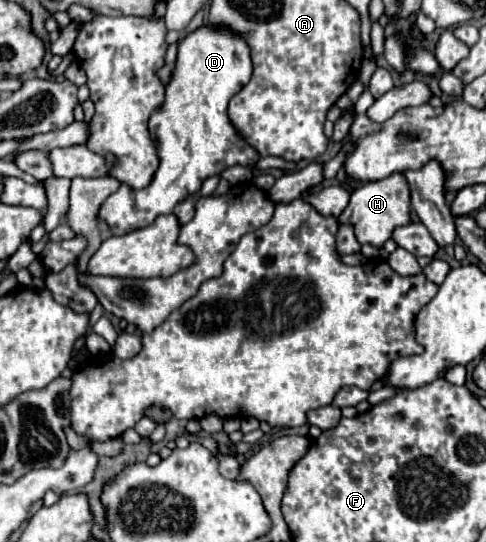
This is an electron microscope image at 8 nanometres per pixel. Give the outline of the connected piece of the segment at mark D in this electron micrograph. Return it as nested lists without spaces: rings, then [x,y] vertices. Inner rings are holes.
[[[210,25],[196,29],[192,35],[188,35],[180,43],[174,75],[172,75],[170,83],[166,85],[166,101],[164,101],[162,109],[152,113],[150,123],[148,123],[154,145],[158,149],[160,165],[158,165],[156,175],[152,177],[150,185],[146,185],[144,189],[138,191],[138,189],[128,187],[126,183],[122,183],[120,189],[104,201],[104,205],[100,207],[100,219],[104,219],[108,223],[112,235],[126,235],[128,231],[150,225],[158,215],[172,213],[172,209],[178,203],[182,203],[184,199],[188,199],[200,191],[204,179],[208,179],[212,175],[220,175],[226,167],[254,165],[252,161],[258,161],[260,155],[250,145],[246,145],[246,141],[232,127],[228,113],[226,113],[230,97],[244,87],[244,57],[250,57],[250,51],[246,49],[246,43],[240,37],[226,33],[226,29],[210,29]]]

